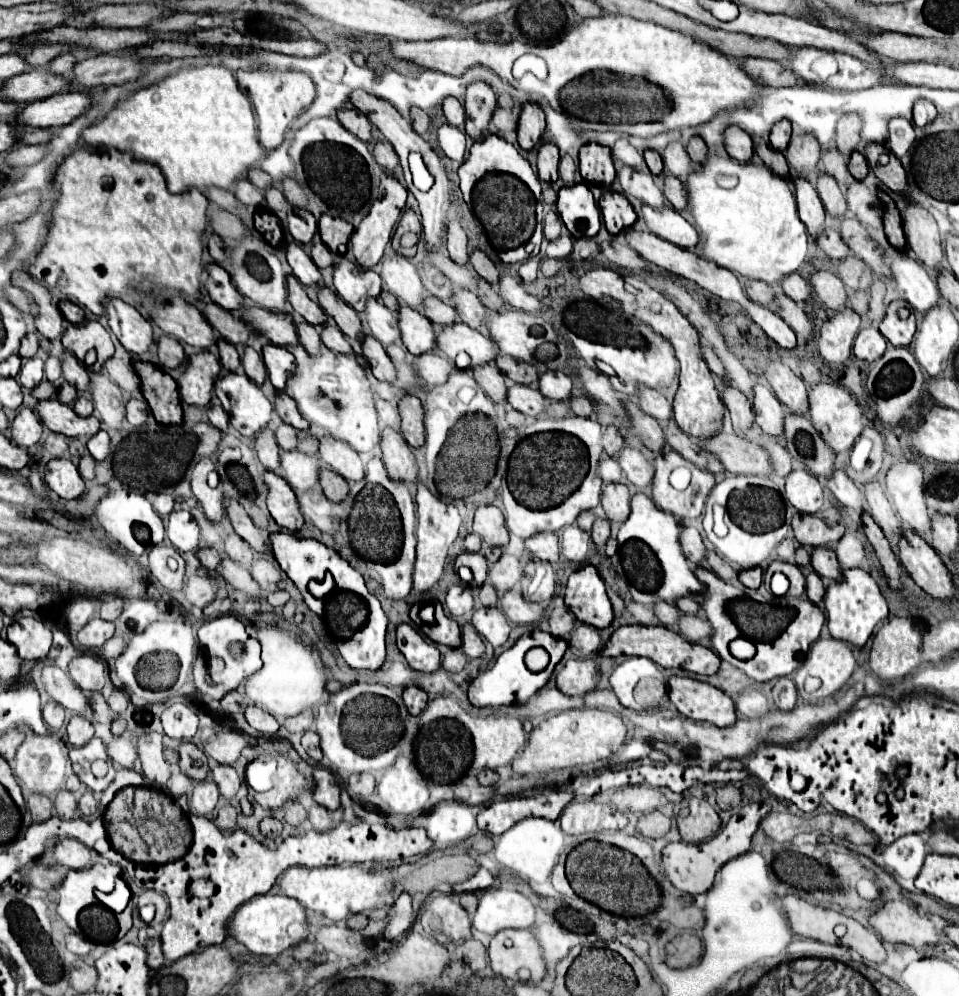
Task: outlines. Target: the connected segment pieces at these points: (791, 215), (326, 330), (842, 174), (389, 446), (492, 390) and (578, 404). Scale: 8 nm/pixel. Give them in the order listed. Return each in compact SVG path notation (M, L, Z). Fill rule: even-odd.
M707 154L707 160L689 174L683 186L687 190L687 210L691 212L695 226L701 234L699 246L703 258L713 260L719 266L737 272L745 278L763 280L767 284L773 284L783 276L795 272L805 260L807 234L805 234L805 224L801 222L797 212L791 182L787 178L773 174L765 164L745 162L745 166L741 166L741 162L733 162L729 156ZM717 176L735 176L737 184L733 188L723 188L717 182Z
M321 324L321 340L327 348L335 350L335 352L343 352L343 354L353 354L351 346L345 340L345 334L335 326L335 324Z
M837 148L825 150L825 154L823 154L823 166L825 166L825 170L829 174L833 174L837 178L839 184L845 184L847 182L847 178L849 178L847 160L845 160L845 156Z
M385 428L381 438L381 450L383 450L385 468L393 480L403 480L403 482L417 480L415 456L411 452L411 446L397 430Z
M485 364L485 366L477 366L473 368L475 380L477 384L487 392L489 398L493 398L495 402L503 402L505 394L507 394L507 384L503 380L503 374L495 368L495 364Z
M573 396L573 398L569 398L569 404L577 416L591 416L591 412L593 412L593 406L591 406L589 398L585 398L585 396Z

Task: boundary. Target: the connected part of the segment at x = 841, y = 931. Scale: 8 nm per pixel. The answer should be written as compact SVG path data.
M793 894L779 898L779 906L781 906L783 912L787 914L787 920L789 920L789 924L791 924L791 930L793 930L795 934L803 936L803 938L813 938L813 940L819 940L819 942L845 946L845 948L857 952L861 958L867 958L867 960L877 958L879 950L885 950L873 932L869 932L869 930L867 930L865 926L861 926L857 920L853 920L853 918L841 914L841 912L827 910L827 908L823 908L823 906L811 904L811 902L803 900L803 898L797 898L797 896L793 896Z

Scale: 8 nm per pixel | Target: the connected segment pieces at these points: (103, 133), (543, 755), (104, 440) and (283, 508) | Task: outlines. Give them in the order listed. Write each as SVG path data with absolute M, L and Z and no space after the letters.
M221 64L181 68L177 74L163 78L161 82L129 94L129 98L117 102L117 106L97 126L85 130L83 140L91 148L109 146L133 154L137 160L149 160L157 164L167 180L167 188L173 194L185 192L191 186L219 186L231 190L233 182L265 156L263 146L257 140L257 124L253 118L249 98L239 90L239 84L231 70Z
M567 710L557 716L547 718L537 728L531 730L531 736L521 752L521 758L513 760L513 770L517 774L537 774L551 768L567 768L577 764L599 762L615 754L625 742L627 726L621 716L609 710Z
M99 430L87 440L87 450L95 460L105 460L109 456L109 436L105 430Z
M271 470L265 472L265 484L269 488L265 504L273 520L291 532L299 530L303 526L303 516L299 514L299 504L295 500L291 486Z

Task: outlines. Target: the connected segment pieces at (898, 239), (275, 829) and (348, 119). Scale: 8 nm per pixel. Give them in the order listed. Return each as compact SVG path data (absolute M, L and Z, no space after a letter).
M877 190L877 194L881 194L881 202L885 202L885 234L889 238L889 242L895 248L905 248L905 234L901 228L901 216L899 210L895 208L895 202L889 194L885 194L883 190Z
M268 816L260 822L259 829L264 836L273 836L281 833L283 825L276 818Z
M345 108L345 110L339 110L339 112L337 112L337 118L339 118L339 122L341 122L349 132L353 132L355 136L359 136L361 140L373 142L371 122L367 120L365 114L355 112L353 108Z

